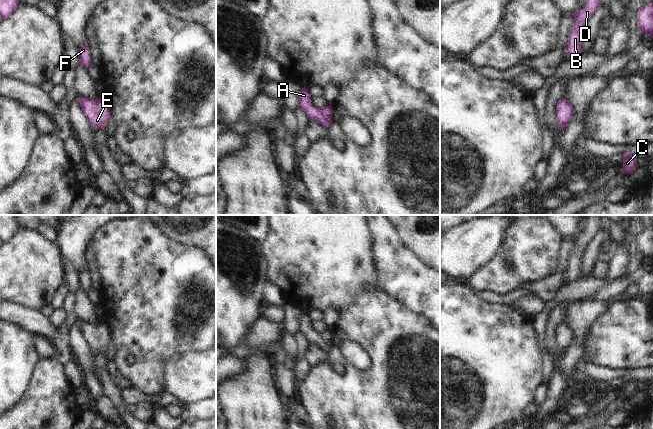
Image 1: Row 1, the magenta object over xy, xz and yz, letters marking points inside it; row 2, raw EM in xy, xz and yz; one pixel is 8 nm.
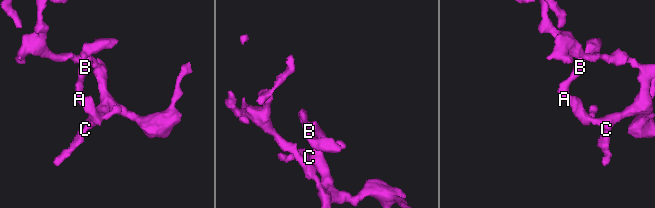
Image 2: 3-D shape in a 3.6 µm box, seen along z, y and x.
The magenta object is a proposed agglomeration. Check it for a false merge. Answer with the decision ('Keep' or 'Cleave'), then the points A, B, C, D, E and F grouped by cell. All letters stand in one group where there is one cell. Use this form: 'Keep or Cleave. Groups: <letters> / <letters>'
Keep. Groups: A B C D E F.

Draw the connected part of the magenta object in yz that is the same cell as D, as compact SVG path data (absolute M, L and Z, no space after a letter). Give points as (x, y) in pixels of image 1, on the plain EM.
M591 215L587 219L585 231L579 236L573 237L574 248L568 261L568 268L565 273L567 283L582 277L581 259L587 248L587 245L601 230L601 218L598 215Z

